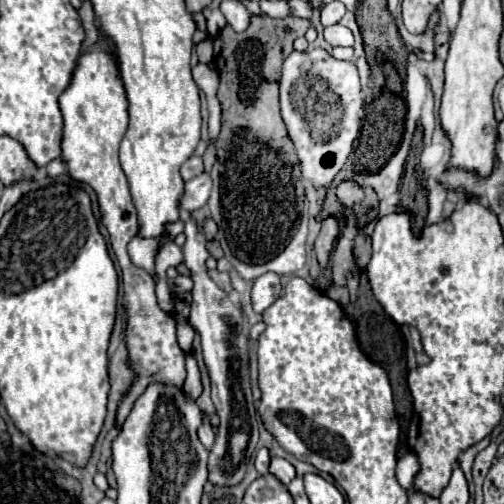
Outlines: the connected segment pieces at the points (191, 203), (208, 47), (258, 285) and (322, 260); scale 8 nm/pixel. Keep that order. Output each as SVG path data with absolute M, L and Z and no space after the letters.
M201 173L199 177L185 183L185 191L181 195L179 209L191 213L191 211L203 207L209 199L209 193L211 193L211 177L207 173Z
M205 39L196 45L196 52L201 63L211 63L214 60L213 41Z
M265 273L257 277L253 283L253 291L251 291L253 309L257 313L263 313L279 295L281 295L281 281L277 273Z
M327 217L321 225L321 233L315 241L315 253L317 253L317 261L321 265L321 269L329 267L329 259L331 259L331 251L335 247L335 241L339 237L341 231L341 221L337 217Z

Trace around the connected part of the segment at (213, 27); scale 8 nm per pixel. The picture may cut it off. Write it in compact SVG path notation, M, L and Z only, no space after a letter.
M219 8L213 10L207 17L207 31L211 38L215 38L219 31L226 26L227 22Z

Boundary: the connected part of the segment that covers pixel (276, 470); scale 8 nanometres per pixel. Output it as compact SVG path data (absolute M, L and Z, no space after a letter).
M273 455L271 457L271 467L269 467L269 471L283 483L283 485L289 485L293 479L295 479L295 467L287 461L287 459L283 459L283 457L277 457L277 455Z

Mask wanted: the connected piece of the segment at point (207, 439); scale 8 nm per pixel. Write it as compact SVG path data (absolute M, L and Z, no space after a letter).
M203 421L203 425L199 427L199 441L201 441L207 449L213 447L213 443L215 443L215 433L213 433L209 421Z

